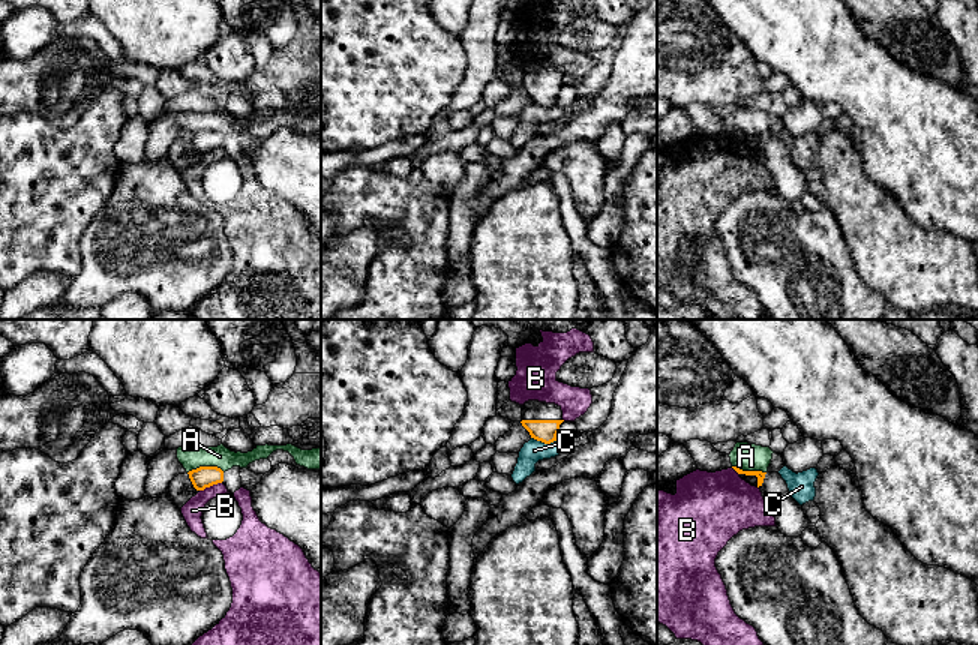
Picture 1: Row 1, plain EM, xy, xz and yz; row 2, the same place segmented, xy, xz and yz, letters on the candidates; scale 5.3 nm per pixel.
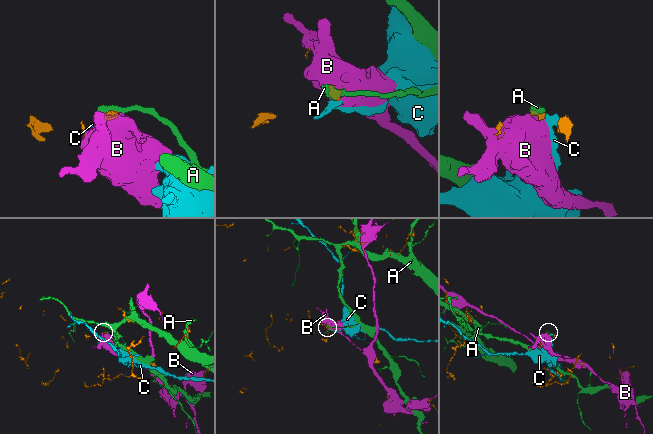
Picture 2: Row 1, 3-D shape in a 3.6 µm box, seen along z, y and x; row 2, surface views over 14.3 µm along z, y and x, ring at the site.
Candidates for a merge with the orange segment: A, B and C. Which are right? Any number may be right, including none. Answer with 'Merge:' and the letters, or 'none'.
Merge: none

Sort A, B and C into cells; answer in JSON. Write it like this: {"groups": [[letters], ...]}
{"groups": [["A"], ["B"], ["C"]]}

